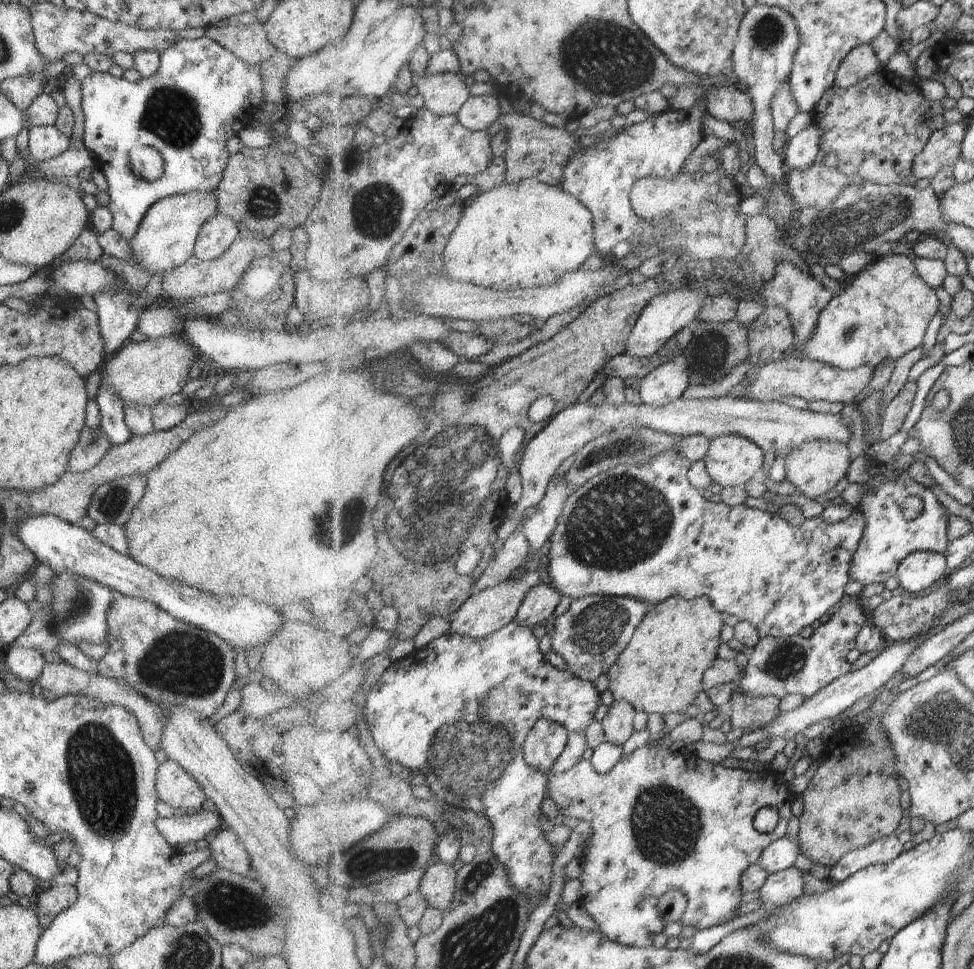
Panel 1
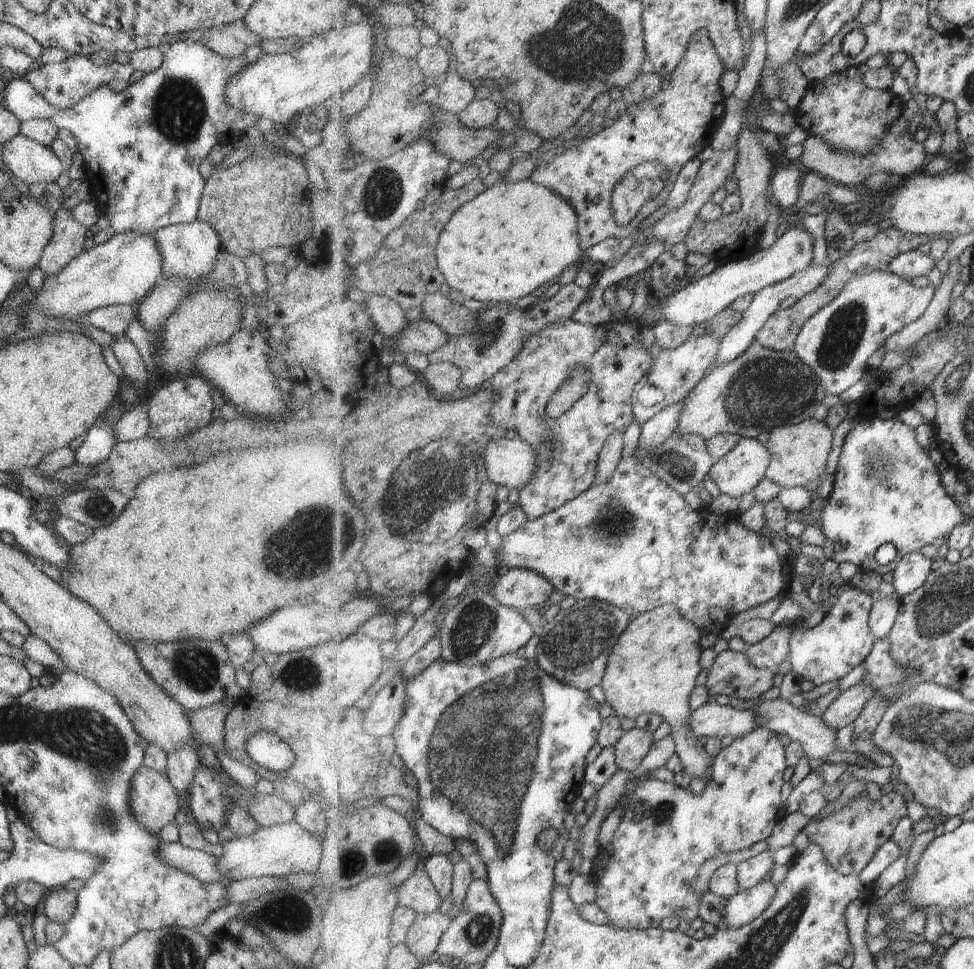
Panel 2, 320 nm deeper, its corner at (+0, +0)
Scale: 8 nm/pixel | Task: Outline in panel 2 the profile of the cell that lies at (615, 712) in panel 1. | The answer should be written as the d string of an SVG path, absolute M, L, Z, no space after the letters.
M637 726L627 731L615 746L619 768L630 773L635 772L649 754L653 743L651 733Z

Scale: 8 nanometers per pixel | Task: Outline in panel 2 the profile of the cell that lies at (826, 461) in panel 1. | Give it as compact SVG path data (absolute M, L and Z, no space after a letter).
M814 417L796 425L776 426L768 433L767 450L773 460L767 469L766 478L780 484L782 488L803 487L822 478L827 470L827 460L833 446L832 428Z

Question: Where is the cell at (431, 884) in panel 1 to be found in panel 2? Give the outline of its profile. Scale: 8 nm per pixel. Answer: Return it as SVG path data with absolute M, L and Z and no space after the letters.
M426 869L415 871L399 888L398 900L403 907L432 915L441 908L442 896Z

